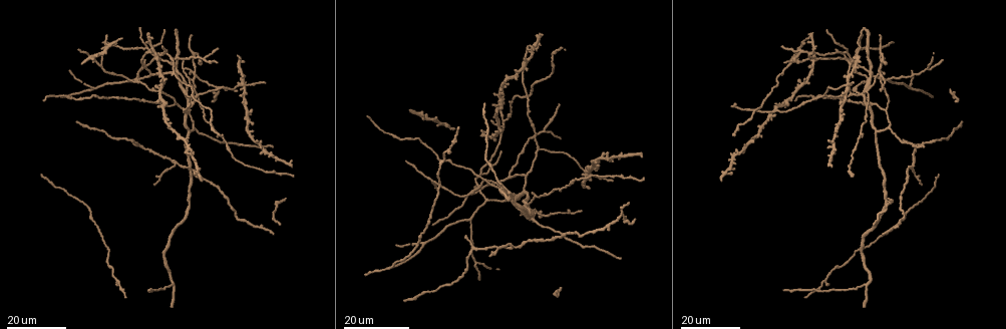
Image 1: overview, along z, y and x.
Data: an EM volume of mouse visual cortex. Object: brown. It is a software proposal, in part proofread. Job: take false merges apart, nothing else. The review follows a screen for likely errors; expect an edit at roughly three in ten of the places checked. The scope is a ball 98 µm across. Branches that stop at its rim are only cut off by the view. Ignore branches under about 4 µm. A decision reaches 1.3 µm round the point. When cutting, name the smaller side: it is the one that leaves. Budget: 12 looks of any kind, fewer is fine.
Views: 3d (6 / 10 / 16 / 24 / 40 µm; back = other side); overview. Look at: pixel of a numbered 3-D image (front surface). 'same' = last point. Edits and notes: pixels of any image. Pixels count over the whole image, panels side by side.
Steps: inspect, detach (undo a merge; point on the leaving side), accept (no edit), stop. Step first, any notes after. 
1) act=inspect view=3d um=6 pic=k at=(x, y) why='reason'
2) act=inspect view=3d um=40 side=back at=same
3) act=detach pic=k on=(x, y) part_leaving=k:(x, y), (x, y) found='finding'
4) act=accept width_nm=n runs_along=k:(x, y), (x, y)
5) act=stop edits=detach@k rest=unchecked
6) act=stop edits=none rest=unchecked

act=inspect view=3d um=24 pic=1 at=(537, 147) why='three-way junction'

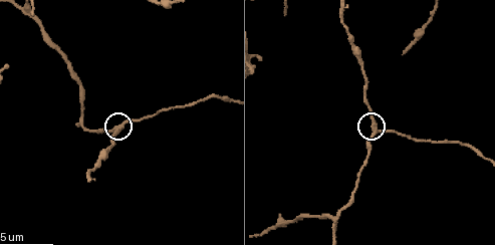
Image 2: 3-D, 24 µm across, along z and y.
act=inspect view=3d um=6 pic=2 at=(378, 132)

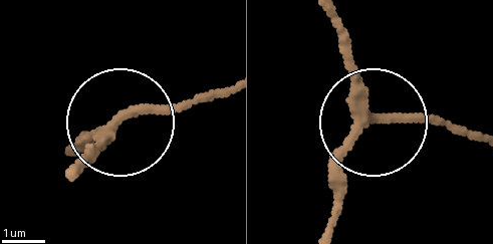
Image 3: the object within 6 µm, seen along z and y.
act=accept width_nm=220 runs_along=3:(323, 232), (341, 157), (366, 125), (344, 38), (326, 16) found='all the same cell'

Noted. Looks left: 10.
act=inspect view=3d um=16 pic=2 at=(277, 224) why='three-way junction'

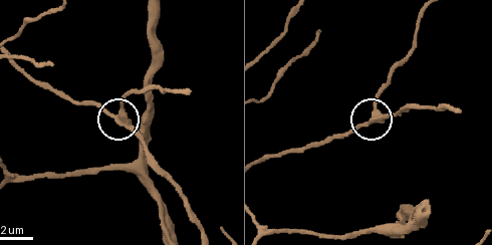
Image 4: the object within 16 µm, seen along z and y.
act=inspect view=3d um=16 side=back pic=4 at=(121, 118) why='other side'

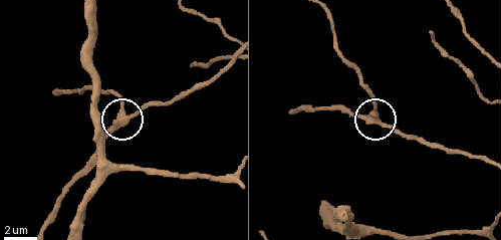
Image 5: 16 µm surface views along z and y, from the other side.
act=accept width_nm=350 runs_along=5:(294, 111), (299, 107), (334, 107), (373, 117), (372, 93) found='one cell here'

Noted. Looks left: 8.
act=inspect view=3d um=24 pic=1 at=(800, 53) why='side arm on a straight run'

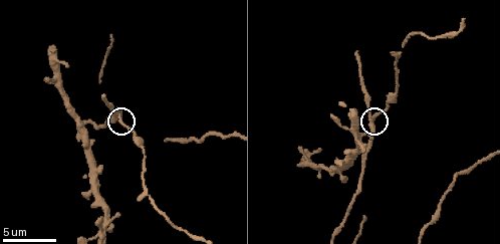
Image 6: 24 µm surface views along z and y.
act=inspect view=3d um=6 pic=6 at=(370, 120) why='closer look'

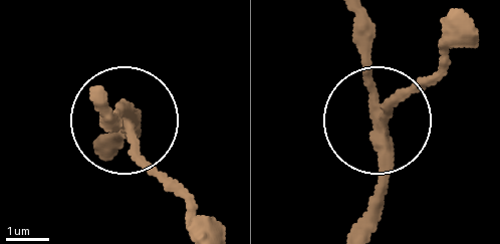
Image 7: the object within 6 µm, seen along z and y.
act=accept runs_along=7:(354, 222), (383, 168), (372, 20) found='continuous, no second cell'

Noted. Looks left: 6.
act=inspect view=3d um=16 pic=1 at=(485, 201) why='branch point'

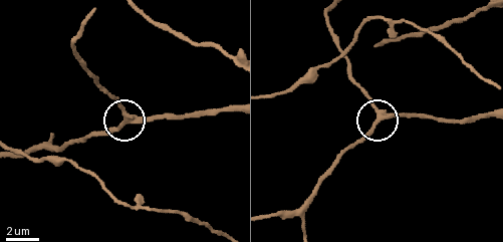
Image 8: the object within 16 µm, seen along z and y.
act=inspect view=3d um=10 pic=8 at=(380, 114)

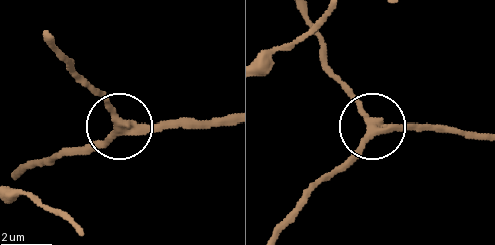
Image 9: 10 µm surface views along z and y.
act=accept arms=3 runs_along=9:(224, 123), (122, 123), (70, 153) found='continuous, no second cell'

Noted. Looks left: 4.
act=inspect view=3d um=24 pic=1 at=(929, 69) why='a fork'

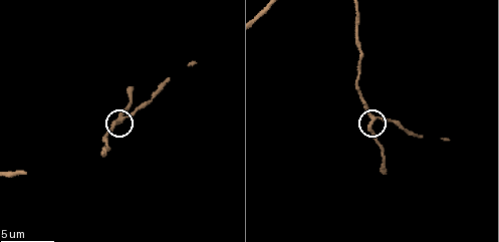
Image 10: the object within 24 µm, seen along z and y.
act=inspect view=3d um=10 pic=10 at=(122, 120)

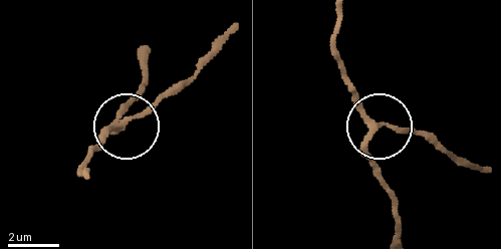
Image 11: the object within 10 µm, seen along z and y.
act=accept runs_along=11:(336, 17), (338, 63), (378, 128), (368, 147), (376, 178) found='continuous, no second cell'

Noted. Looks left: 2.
act=inspect view=3d um=24 pic=1 at=(423, 243)

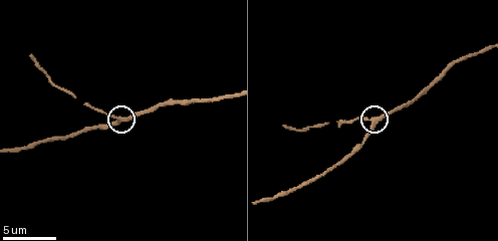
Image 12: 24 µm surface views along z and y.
act=inspect view=3d um=10 pic=12 at=(372, 121) why='closer look'

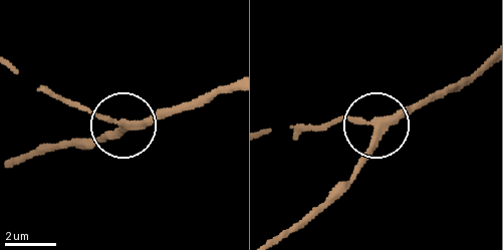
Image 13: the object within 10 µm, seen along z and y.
act=accept arms=3 runs_along=13:(483, 60), (457, 81), (380, 122), (340, 118), (303, 124) found='all the same cell'

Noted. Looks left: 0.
act=stop edits=none rest=unchecked

